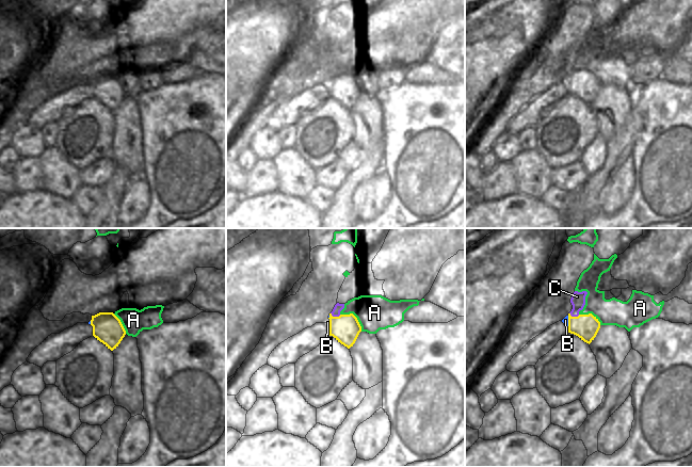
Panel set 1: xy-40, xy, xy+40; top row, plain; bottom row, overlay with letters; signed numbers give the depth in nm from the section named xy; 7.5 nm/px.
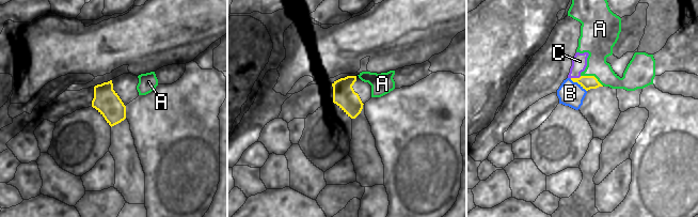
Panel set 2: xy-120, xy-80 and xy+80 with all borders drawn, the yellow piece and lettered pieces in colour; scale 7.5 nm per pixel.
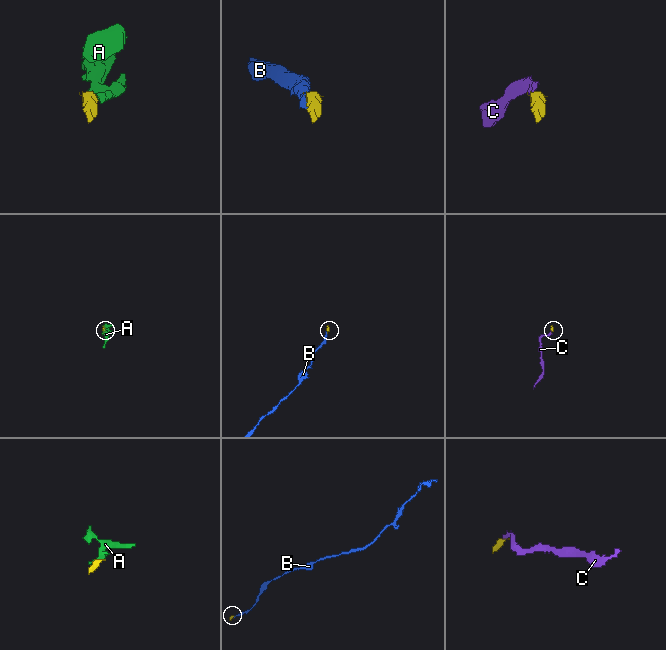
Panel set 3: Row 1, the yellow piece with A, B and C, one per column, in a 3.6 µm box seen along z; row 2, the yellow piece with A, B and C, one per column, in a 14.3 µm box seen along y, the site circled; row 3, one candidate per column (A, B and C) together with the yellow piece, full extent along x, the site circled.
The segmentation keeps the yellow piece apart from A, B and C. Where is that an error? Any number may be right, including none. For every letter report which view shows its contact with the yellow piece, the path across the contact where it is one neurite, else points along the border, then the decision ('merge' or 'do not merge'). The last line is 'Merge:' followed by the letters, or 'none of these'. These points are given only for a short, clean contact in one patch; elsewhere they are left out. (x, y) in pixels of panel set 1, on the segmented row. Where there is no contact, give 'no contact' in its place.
A: xy | along xy (340, 313), (352, 313), (356, 318), (361, 331) | do not merge
B: xy+40 | across xy+40 (585, 326), (568, 322), (565, 320) | merge
C: xy | along xy (331, 312), (333, 316), (340, 315) | do not merge
Merge: B

